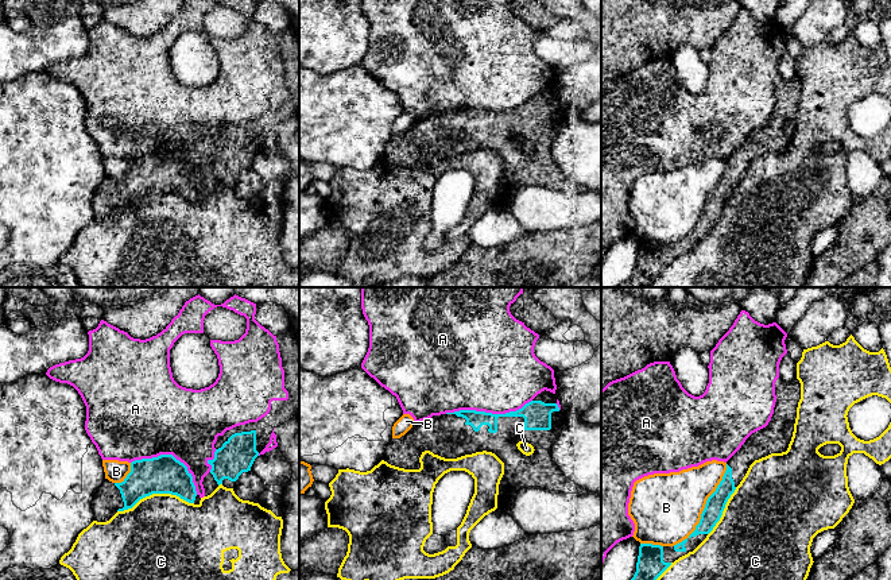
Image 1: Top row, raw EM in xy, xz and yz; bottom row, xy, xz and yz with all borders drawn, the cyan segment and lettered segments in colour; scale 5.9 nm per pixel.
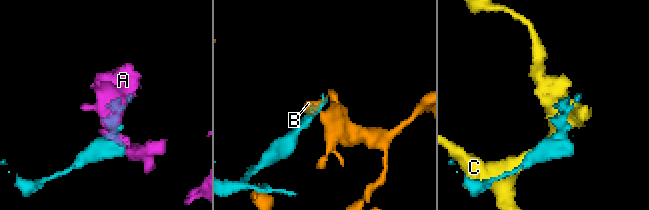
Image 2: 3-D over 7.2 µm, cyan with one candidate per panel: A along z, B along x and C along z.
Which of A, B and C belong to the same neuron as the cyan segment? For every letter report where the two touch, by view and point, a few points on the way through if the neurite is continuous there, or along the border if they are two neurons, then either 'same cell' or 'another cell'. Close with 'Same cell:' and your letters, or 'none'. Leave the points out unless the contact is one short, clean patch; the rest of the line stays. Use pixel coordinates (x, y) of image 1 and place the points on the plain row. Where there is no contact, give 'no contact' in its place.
A: meets cyan in xz at (488, 111); another cell
B: meets cyan in yz at (705, 205); another cell
C: meets cyan in xy at (155, 190); another cell
Same cell: none

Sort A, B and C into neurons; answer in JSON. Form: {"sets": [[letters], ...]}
{"sets": [["A"], ["B"], ["C"]]}

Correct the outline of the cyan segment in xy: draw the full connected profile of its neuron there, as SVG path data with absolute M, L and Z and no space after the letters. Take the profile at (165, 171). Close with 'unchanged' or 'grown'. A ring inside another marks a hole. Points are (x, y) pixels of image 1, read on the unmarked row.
M173 152L135 158L131 161L131 170L121 181L112 181L108 177L102 179L92 198L94 219L106 220L117 209L132 206L140 197L152 192L177 193L189 201L194 201L197 194L191 171L187 169L187 165Z | grown

